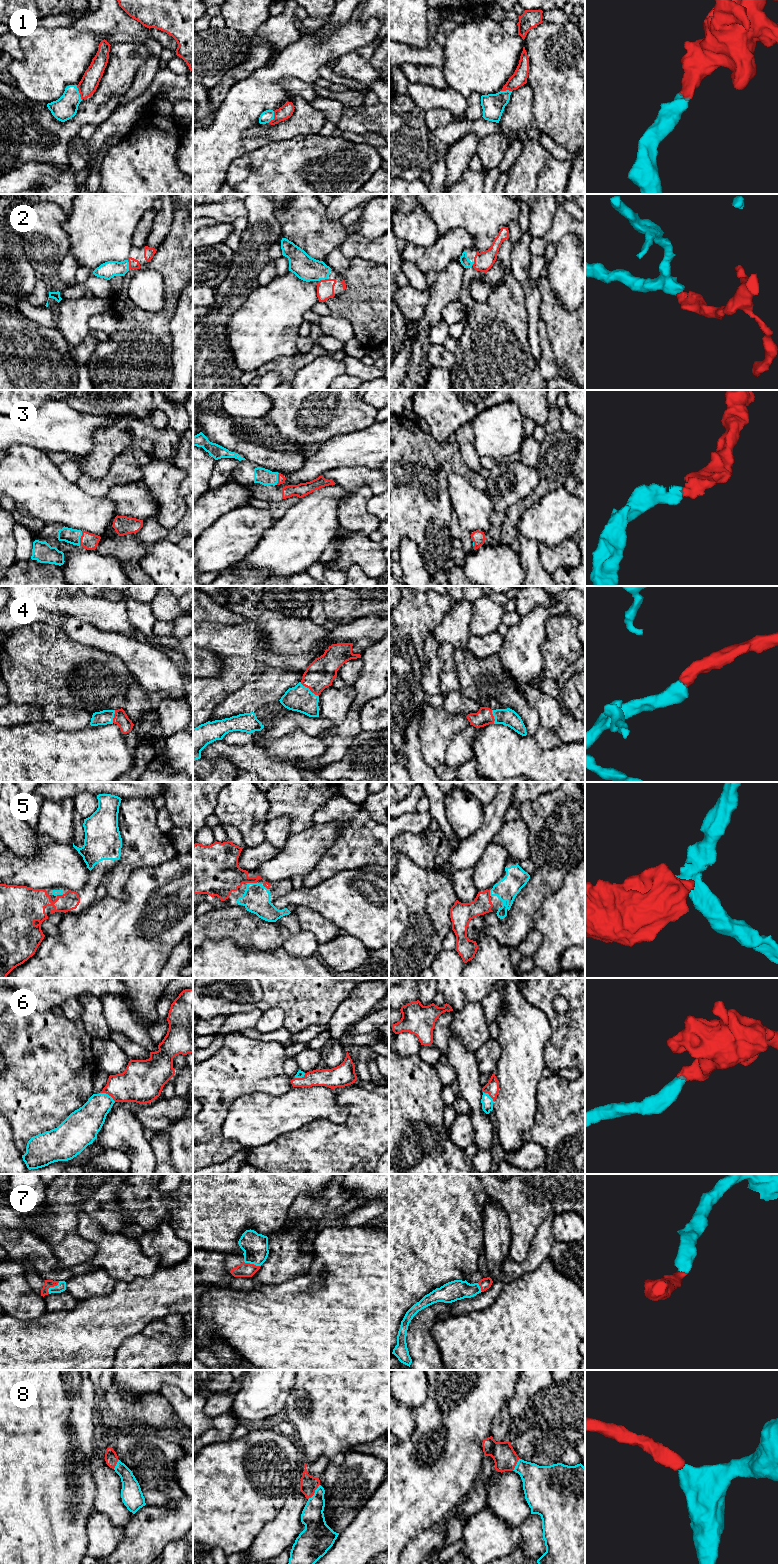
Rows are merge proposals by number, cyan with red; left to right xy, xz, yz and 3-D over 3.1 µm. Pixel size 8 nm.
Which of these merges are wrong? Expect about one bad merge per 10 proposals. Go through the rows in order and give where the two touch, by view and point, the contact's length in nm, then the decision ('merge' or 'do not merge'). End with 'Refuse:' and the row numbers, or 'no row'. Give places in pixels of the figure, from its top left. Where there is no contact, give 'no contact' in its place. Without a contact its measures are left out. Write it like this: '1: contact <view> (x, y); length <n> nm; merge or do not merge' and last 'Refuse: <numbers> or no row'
1: contact xy (78, 92); length 130 nm; merge
2: contact xy (128, 264); length 90 nm; merge
3: contact xy (80, 537); length 120 nm; merge
4: contact xz (309, 689); length 190 nm; merge
5: contact xz (252, 883); length 80 nm; merge
6: contact xy (107, 1094); length 150 nm; merge
7: contact xy (52, 1287); length 140 nm; merge
8: contact xz (315, 1492); length 160 nm; merge
Refuse: no row

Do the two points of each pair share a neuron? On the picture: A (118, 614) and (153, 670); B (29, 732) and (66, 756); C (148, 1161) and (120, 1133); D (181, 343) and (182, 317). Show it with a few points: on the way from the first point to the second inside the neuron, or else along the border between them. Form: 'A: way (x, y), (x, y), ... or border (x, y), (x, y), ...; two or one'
A: border (109, 631), (133, 637); two
B: way (38, 741), (51, 754), (57, 754); one
C: way (140, 1153), (138, 1147), (128, 1138); one
D: way (182, 337), (182, 323); one

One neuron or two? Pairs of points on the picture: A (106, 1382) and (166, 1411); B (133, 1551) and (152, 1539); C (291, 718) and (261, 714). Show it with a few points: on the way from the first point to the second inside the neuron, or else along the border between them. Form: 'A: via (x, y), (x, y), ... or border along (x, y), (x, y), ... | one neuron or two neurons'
A: border along (112, 1382), (101, 1394), (100, 1398) | two neurons
B: via (138, 1549), (147, 1540) | one neuron
C: via (284, 718), (268, 715) | one neuron

